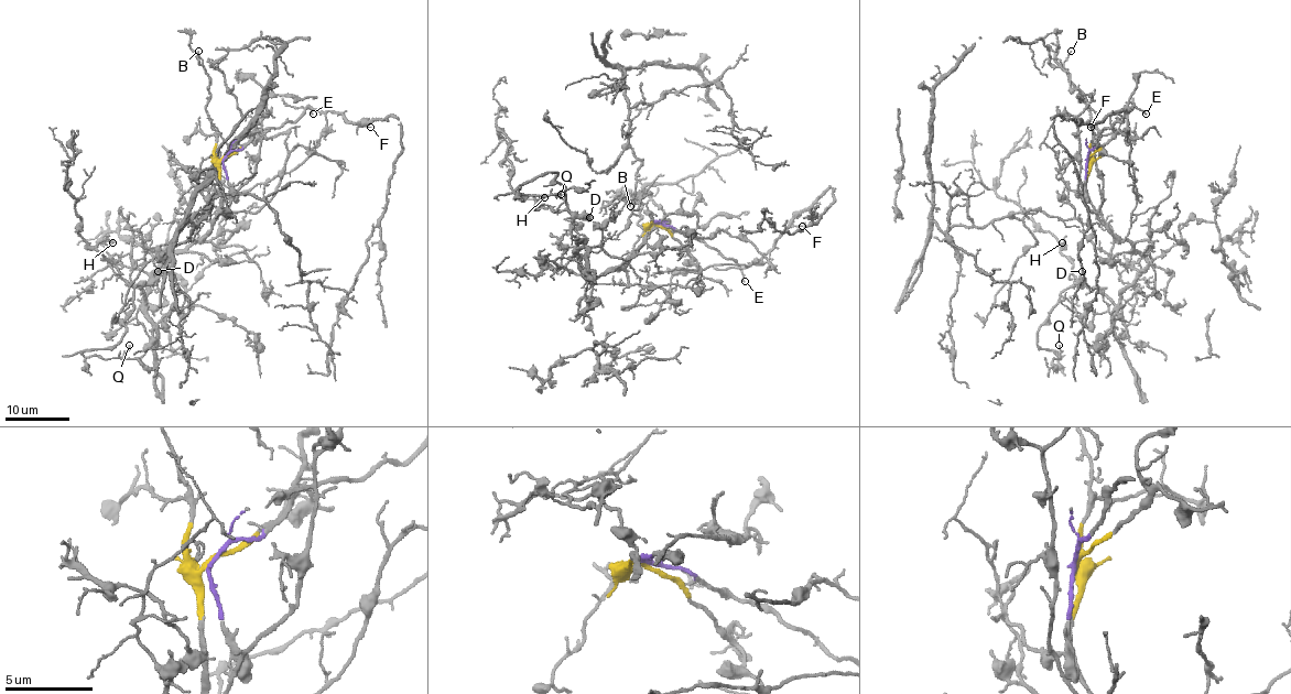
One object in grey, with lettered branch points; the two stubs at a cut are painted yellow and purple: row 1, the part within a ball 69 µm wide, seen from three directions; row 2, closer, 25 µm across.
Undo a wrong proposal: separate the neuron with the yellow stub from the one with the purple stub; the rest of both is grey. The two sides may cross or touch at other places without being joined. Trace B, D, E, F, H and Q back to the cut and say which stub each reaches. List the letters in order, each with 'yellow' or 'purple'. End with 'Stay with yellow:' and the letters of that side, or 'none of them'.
B: yellow
D: yellow
E: purple
F: purple
H: yellow
Q: yellow
Stay with yellow: B, D, H, Q

